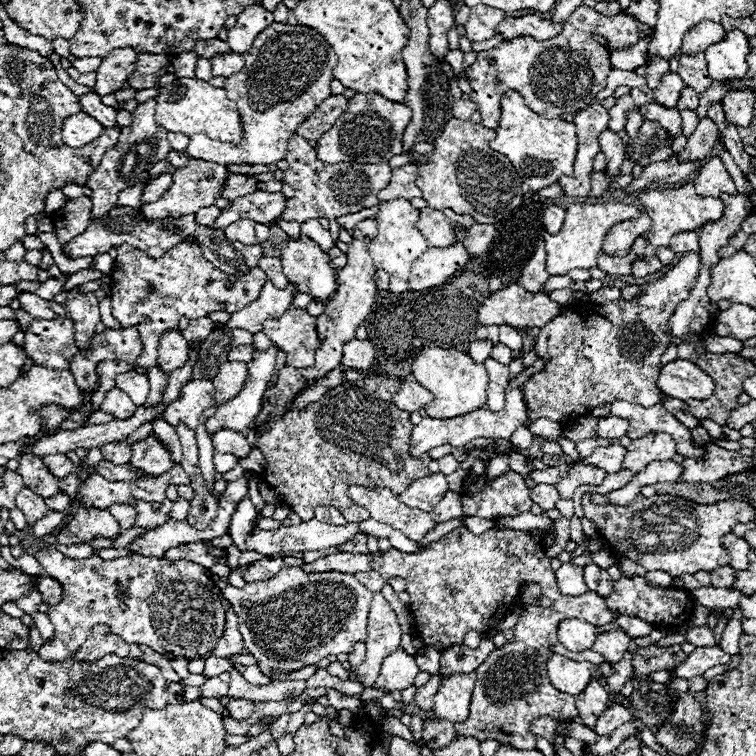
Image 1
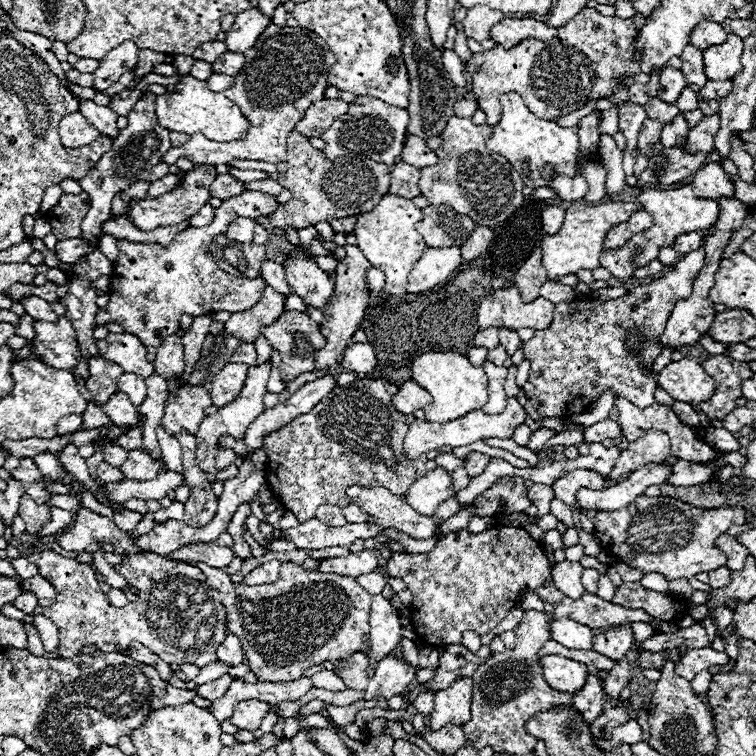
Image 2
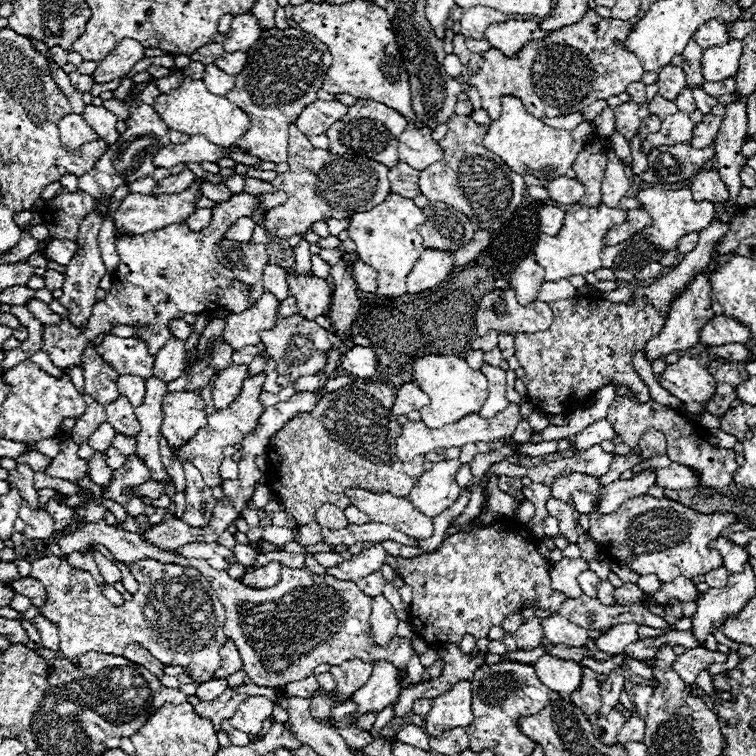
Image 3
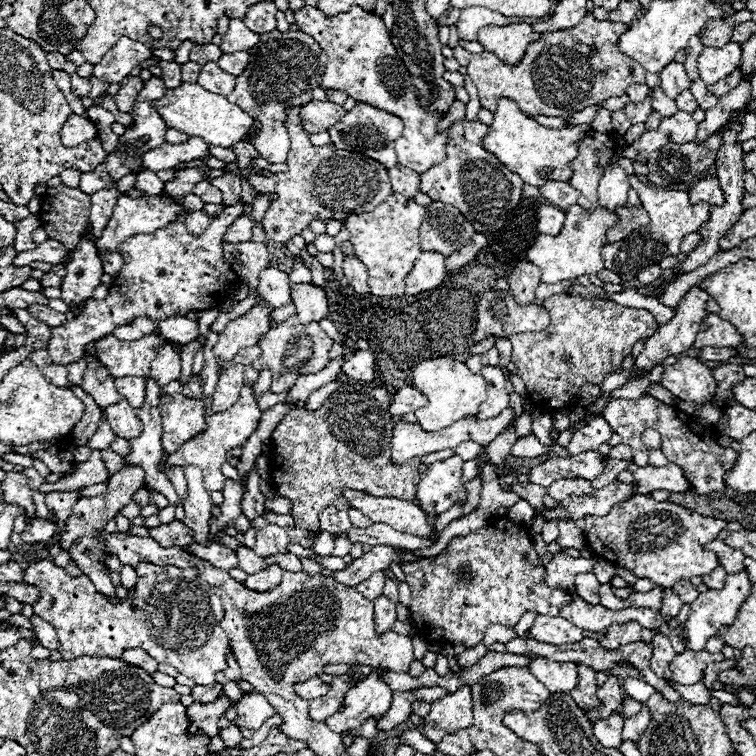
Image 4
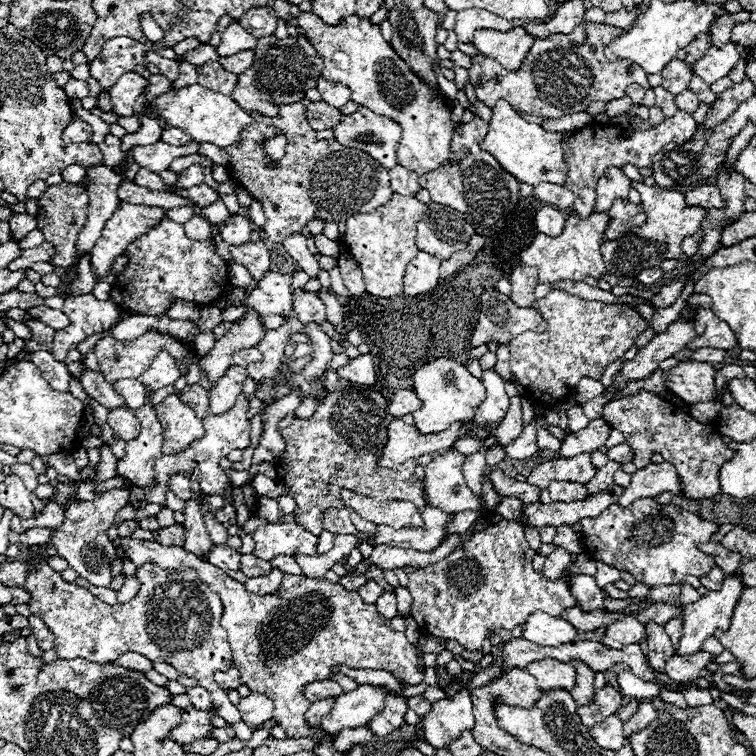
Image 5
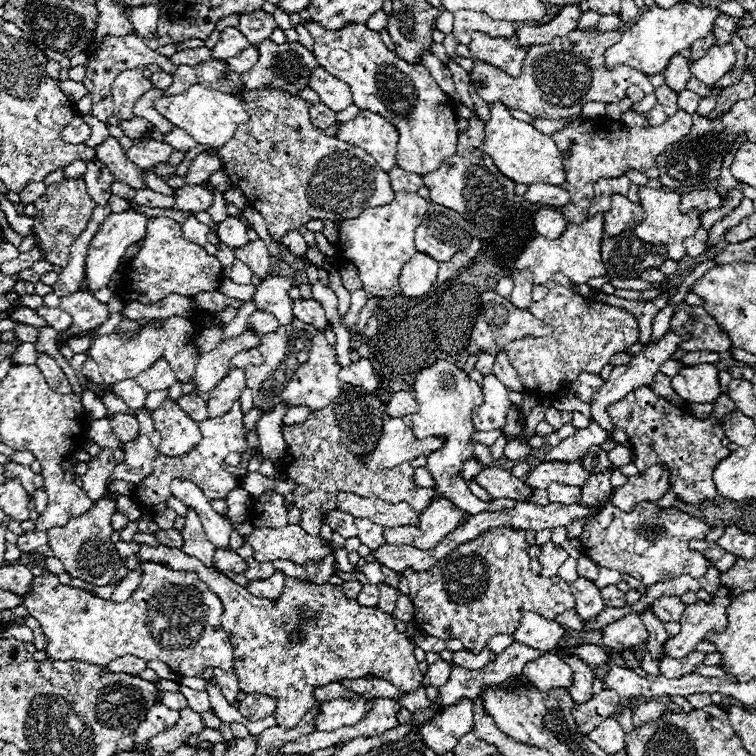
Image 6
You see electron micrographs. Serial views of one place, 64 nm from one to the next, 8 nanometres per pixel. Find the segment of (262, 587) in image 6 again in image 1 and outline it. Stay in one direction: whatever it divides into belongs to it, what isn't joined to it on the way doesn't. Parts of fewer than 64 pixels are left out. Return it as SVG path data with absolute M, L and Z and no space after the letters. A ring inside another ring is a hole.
M262 558L262 560L252 562L242 576L246 582L264 582L264 580L274 578L282 570L282 566L284 566L282 558L272 558L272 560Z

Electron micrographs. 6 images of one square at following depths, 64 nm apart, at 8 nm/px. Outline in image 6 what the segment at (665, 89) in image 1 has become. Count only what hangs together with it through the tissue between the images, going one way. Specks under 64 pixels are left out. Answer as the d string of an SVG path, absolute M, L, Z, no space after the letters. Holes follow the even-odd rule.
M674 54L674 58L670 58L670 66L662 74L666 78L666 84L676 92L682 92L686 88L686 82L692 78L688 70L688 60L680 54Z

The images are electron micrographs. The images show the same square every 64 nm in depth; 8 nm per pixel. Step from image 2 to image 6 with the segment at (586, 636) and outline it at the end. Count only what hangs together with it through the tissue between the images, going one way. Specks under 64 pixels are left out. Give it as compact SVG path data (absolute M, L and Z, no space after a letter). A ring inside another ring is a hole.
M530 612L518 622L518 628L512 632L512 638L514 642L526 644L534 650L552 652L558 640L562 638L562 634L564 634L564 628L560 624Z

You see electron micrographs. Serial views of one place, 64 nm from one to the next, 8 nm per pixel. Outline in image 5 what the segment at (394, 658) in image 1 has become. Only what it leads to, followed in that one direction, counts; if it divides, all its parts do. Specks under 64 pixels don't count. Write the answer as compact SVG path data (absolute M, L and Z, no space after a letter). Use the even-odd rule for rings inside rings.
M358 686L354 692L348 692L334 700L332 710L322 718L320 726L326 732L340 732L344 728L364 726L378 710L386 698L386 690L378 686Z

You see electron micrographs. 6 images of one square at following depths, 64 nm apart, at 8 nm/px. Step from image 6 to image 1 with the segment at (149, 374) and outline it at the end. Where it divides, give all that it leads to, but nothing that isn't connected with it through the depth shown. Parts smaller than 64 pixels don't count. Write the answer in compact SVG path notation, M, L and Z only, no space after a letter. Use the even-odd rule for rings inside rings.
M180 330L166 332L160 338L158 346L158 366L162 372L170 374L176 368L182 368L188 360L188 342L184 340Z

